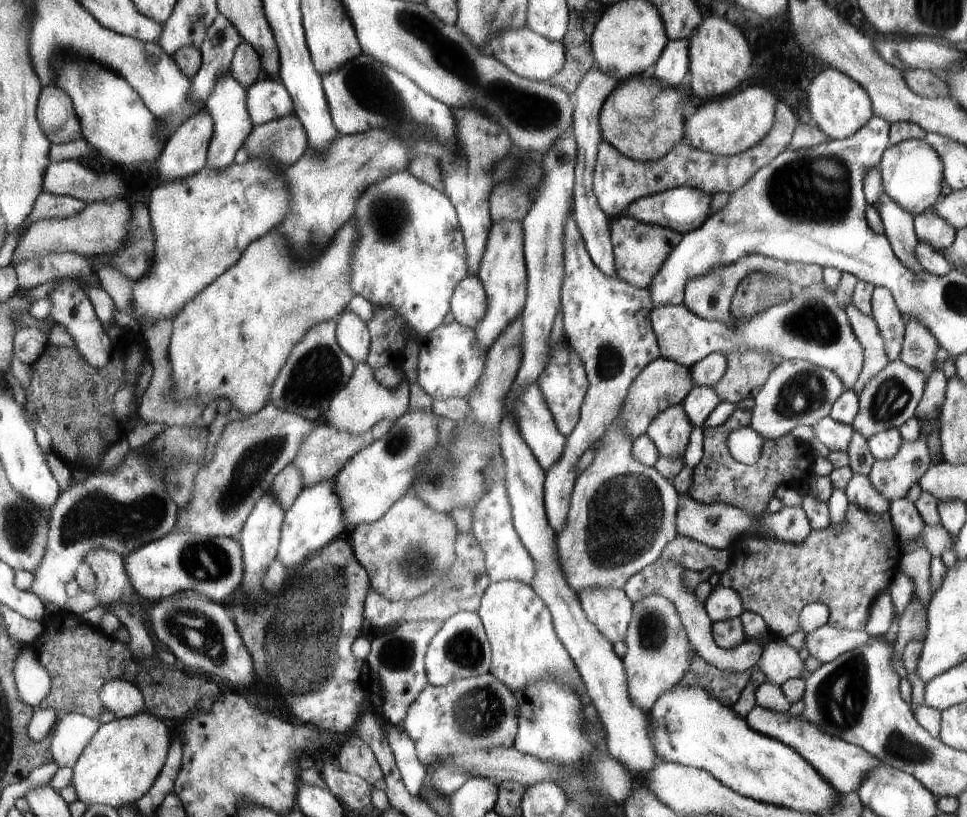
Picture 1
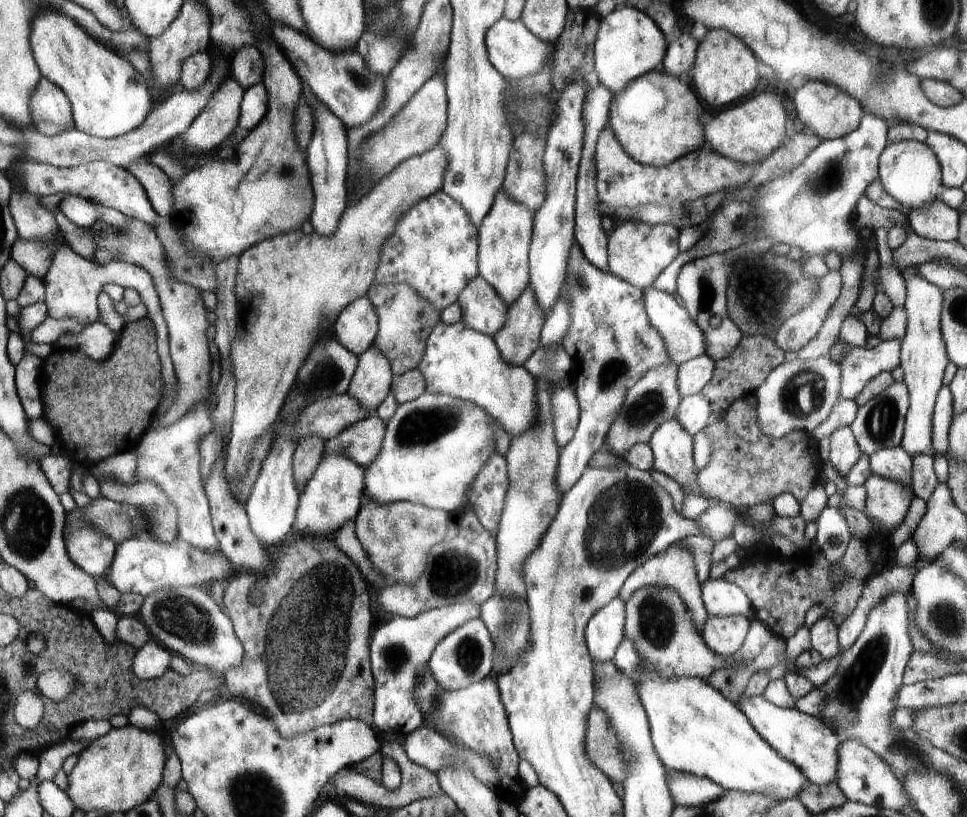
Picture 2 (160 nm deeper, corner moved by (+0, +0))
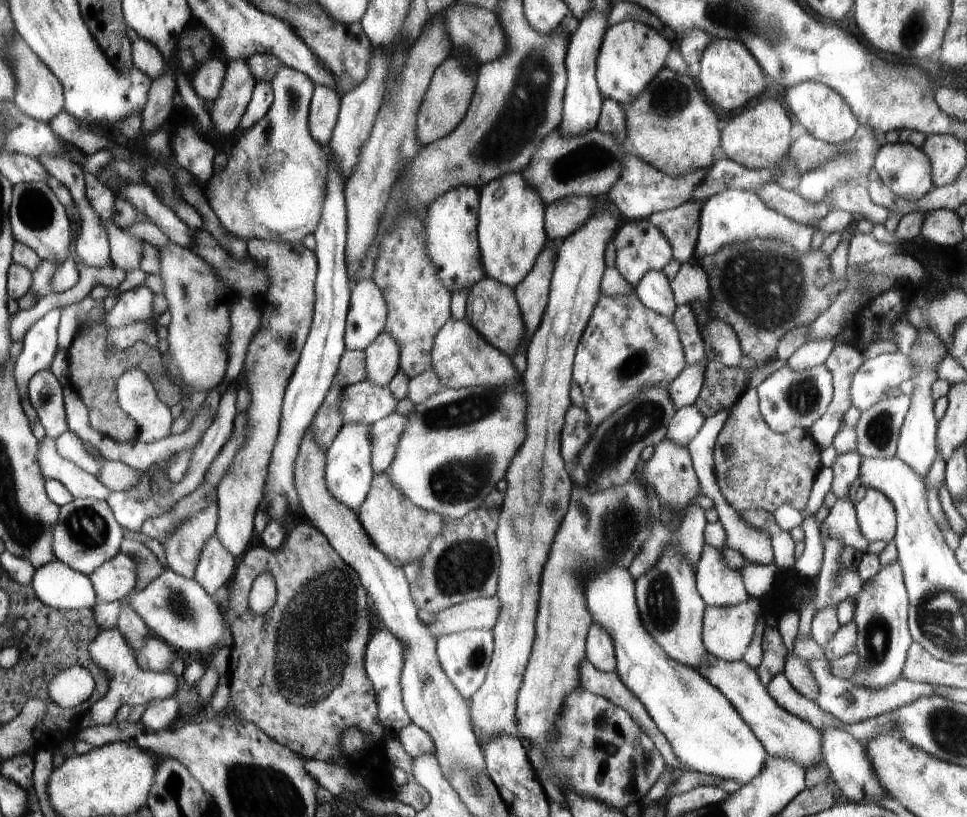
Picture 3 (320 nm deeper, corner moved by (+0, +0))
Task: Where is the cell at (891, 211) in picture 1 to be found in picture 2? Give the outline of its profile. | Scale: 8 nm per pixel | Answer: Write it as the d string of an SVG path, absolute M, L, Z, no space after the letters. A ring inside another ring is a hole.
M919 266L901 272L905 280L905 304L907 327L902 340L901 367L904 380L910 391L910 408L907 412L906 426L903 430L904 447L911 456L932 454L933 412L943 376L949 363L941 329L942 290L926 282L919 276Z

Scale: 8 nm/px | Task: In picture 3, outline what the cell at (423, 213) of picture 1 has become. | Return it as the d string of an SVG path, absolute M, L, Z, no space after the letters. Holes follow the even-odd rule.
M462 185L447 190L427 208L424 228L429 257L437 268L440 280L452 293L457 288L470 287L484 278L478 239L479 202L480 191L475 187Z

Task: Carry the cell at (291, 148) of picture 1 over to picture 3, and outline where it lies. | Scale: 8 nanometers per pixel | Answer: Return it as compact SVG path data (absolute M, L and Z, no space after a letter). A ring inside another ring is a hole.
M314 84L309 129L318 142L328 146L340 112L342 94L334 87Z

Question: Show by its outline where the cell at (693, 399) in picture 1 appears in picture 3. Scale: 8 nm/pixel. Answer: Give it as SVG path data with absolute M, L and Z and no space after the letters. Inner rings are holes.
M695 405L684 407L675 413L667 432L667 440L678 446L686 447L702 428L705 418L699 413Z

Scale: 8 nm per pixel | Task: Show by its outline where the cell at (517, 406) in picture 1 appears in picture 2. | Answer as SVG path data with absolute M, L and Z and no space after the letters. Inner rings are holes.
M464 321L451 325L439 322L428 338L426 354L418 369L424 375L426 393L450 395L476 403L496 417L511 435L519 435L538 422L538 379L524 366L506 362L491 335L468 328Z

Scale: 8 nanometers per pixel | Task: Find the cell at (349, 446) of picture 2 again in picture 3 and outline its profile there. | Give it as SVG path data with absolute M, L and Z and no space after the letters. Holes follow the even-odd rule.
M394 412L371 425L371 465L375 474L388 472L408 423L406 415Z

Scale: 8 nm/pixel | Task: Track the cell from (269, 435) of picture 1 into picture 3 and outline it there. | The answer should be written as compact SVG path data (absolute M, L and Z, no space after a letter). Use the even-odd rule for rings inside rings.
M368 379L346 385L341 392L341 415L344 425L373 425L394 413L398 401L390 385L380 386Z

